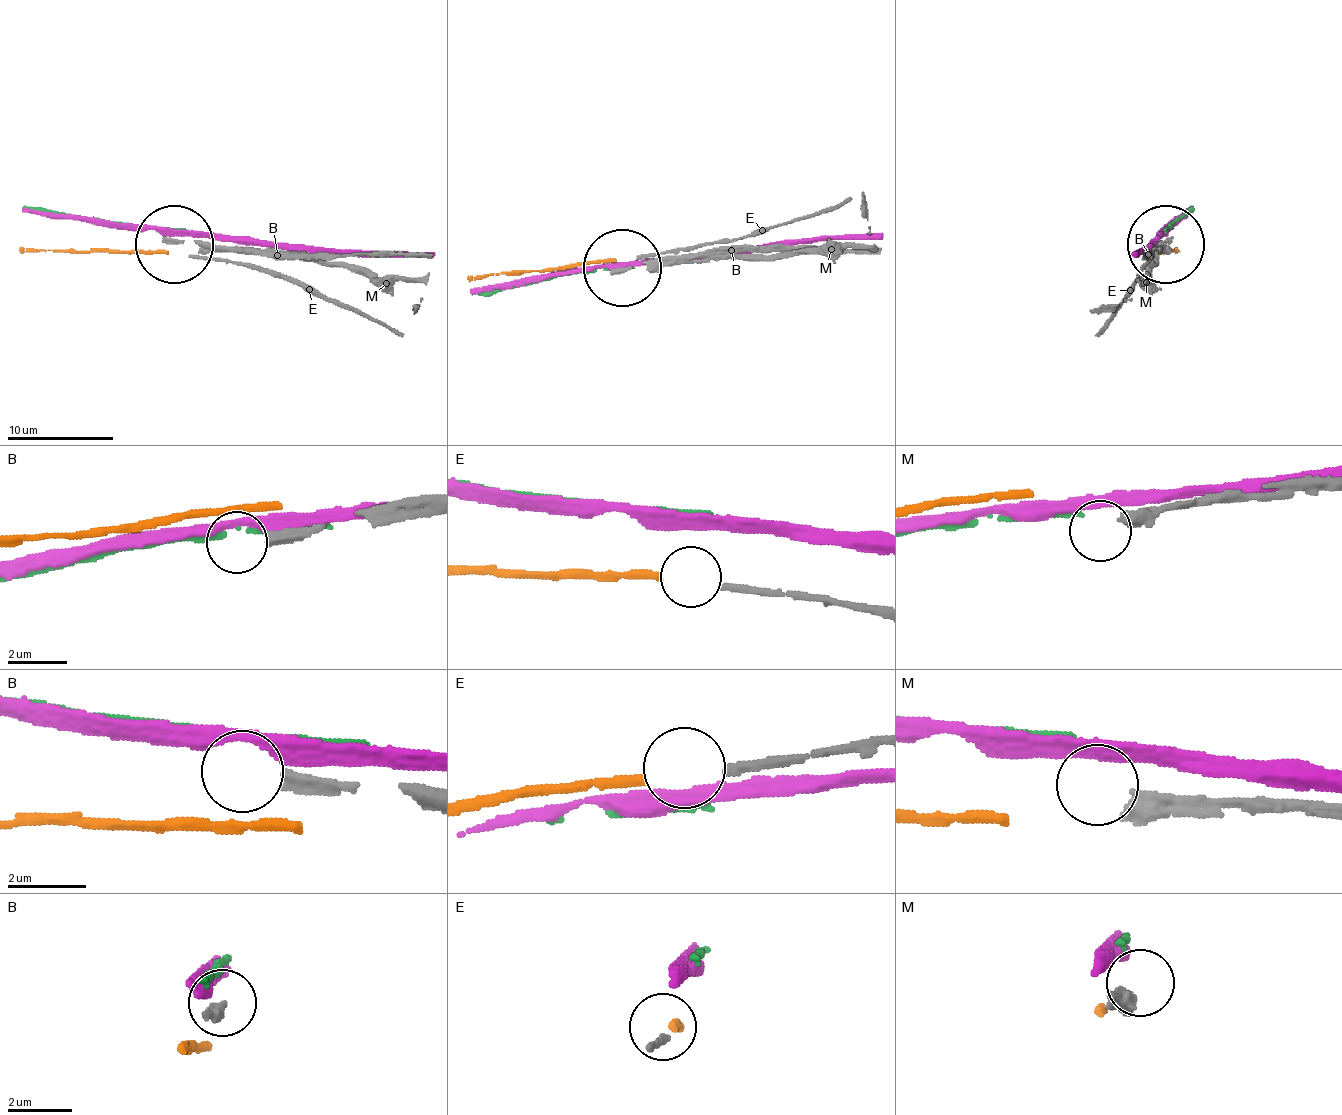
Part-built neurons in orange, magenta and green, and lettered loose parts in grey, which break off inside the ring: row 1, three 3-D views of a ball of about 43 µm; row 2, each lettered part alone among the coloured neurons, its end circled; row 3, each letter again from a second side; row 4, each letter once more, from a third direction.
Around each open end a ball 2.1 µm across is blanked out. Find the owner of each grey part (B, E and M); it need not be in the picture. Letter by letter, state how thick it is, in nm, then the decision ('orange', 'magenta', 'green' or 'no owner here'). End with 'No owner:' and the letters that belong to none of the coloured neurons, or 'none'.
B: 380 nm thick; no owner here
E: 240 nm thick; orange
M: 550 nm thick; no owner here
No owner: B, M

